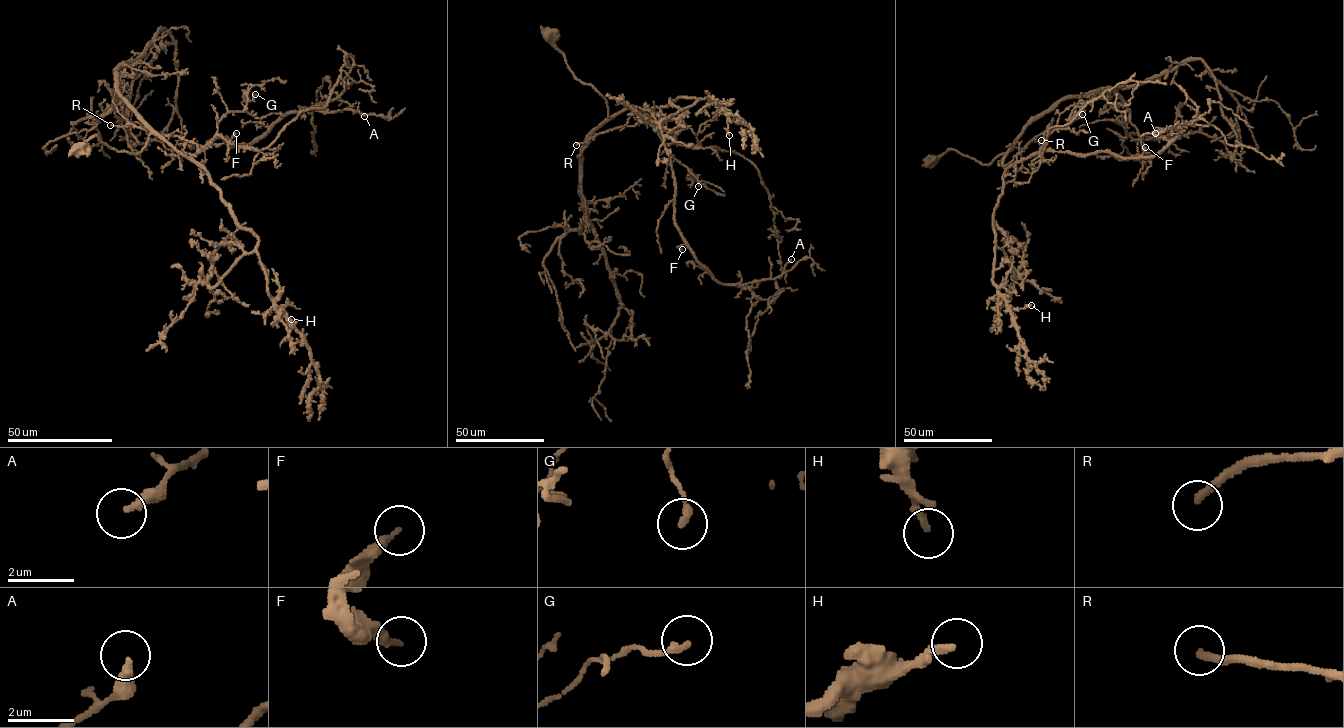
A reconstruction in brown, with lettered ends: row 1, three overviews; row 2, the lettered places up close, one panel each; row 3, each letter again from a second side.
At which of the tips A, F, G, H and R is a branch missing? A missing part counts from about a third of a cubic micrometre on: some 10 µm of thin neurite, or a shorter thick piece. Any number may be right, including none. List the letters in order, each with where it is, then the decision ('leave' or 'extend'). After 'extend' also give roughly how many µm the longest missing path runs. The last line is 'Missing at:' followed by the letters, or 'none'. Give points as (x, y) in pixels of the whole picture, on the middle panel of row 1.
A: at (791, 259); leave
F: at (682, 249); leave
G: at (698, 186); leave
H: at (729, 135); leave
R: at (576, 145); extend; about 60 µm are missing
Missing at: R

